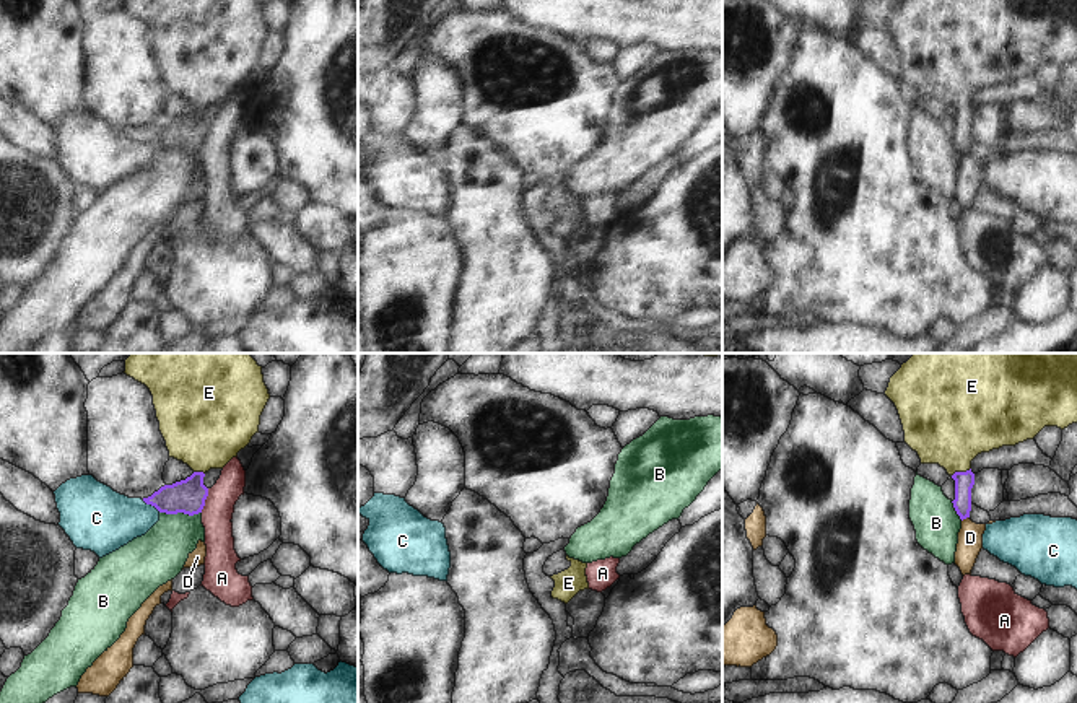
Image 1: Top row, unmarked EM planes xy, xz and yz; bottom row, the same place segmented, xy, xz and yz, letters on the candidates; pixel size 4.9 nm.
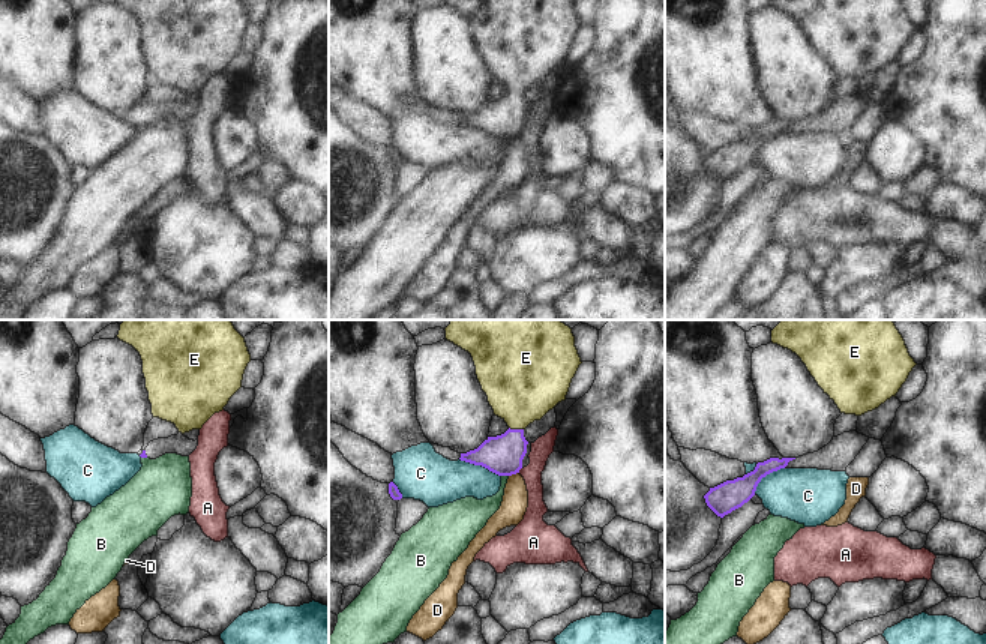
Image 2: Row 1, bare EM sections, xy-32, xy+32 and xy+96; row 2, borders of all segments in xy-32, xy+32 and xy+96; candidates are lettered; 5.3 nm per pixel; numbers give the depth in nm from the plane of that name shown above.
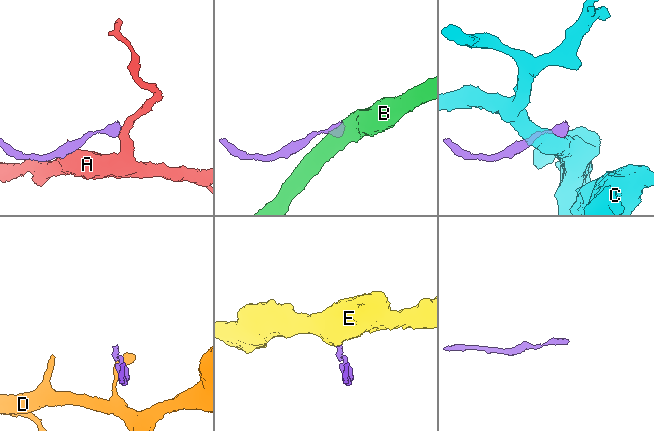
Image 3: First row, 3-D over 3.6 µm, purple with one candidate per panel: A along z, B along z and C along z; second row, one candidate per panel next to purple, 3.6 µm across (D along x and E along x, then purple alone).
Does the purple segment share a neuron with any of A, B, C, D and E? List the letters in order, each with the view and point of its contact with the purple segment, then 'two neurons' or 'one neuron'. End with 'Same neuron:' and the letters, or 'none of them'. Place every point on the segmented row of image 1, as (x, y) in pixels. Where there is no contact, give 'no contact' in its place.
A: meets purple in xy at (205, 498); two neurons
B: meets purple in xy at (181, 511); two neurons
C: meets purple in xy at (152, 505); two neurons
D: meets purple in yz at (965, 518); two neurons
E: meets purple in yz at (960, 472); one neuron
Same neuron: E

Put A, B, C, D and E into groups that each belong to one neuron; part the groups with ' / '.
A / B / C / D / E

